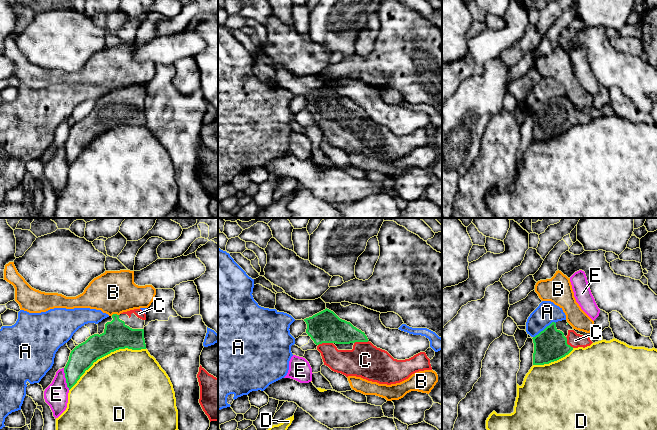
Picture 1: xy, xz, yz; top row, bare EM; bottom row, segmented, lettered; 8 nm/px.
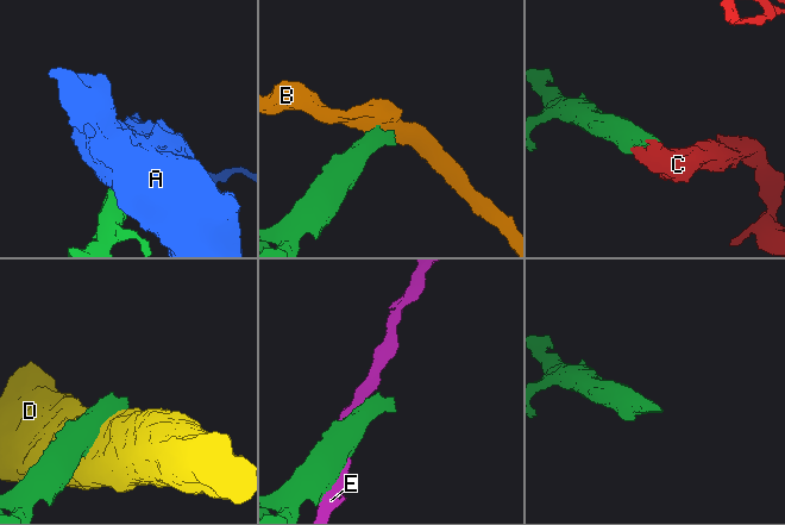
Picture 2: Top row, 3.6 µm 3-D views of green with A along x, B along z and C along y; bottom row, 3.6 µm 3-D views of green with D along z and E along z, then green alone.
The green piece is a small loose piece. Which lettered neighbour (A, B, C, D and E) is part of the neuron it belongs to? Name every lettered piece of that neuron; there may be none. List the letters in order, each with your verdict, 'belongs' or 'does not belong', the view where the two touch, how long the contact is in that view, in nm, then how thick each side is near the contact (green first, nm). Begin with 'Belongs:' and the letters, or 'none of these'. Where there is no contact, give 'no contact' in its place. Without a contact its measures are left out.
Belongs: C
A: does not belong | yz | 220 nm | 260/180 nm
B: does not belong | xy | 60 nm | 220/360 nm
C: belongs | xz | 120 nm | 200/280 nm
D: does not belong | xy | 700 nm | 220/500 nm
E: does not belong | xy | 180 nm | 200/190 nm

